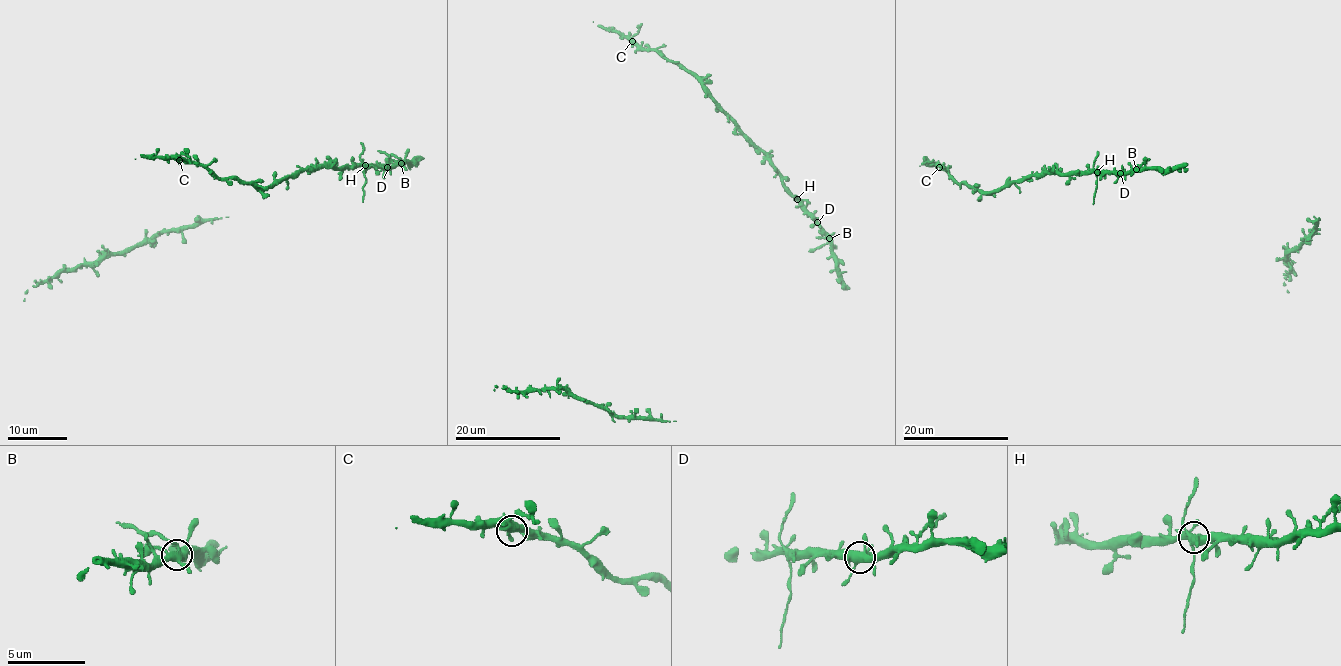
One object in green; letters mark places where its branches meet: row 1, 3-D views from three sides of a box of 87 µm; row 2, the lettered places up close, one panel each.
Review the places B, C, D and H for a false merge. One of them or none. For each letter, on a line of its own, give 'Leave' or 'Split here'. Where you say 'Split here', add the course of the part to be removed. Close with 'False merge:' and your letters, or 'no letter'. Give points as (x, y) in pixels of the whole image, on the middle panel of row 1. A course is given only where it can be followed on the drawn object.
B: Leave
C: Leave
D: Leave
H: Split here
False merge: H

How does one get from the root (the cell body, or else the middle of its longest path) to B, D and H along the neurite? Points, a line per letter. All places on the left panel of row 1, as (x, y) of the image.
B: (414, 164), (416, 160), (401, 163)
D: (414, 164), (416, 160), (387, 167)
H: (414, 164), (416, 160), (392, 166), (365, 166)

